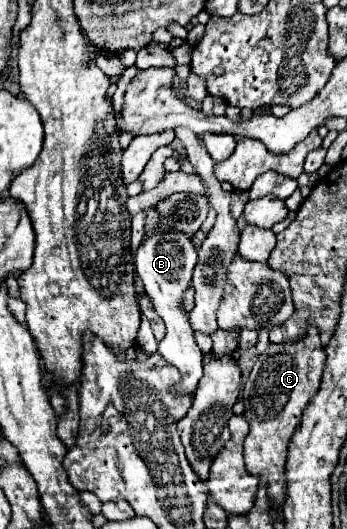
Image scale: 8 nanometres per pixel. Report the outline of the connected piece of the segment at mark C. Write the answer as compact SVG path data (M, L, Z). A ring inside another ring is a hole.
M310 326L306 338L298 344L270 344L268 350L254 362L254 368L242 390L242 416L250 422L250 432L244 440L246 470L260 480L268 480L268 500L276 510L282 508L284 500L286 444L294 436L306 406L320 388L324 364L326 354L320 344L318 328Z

